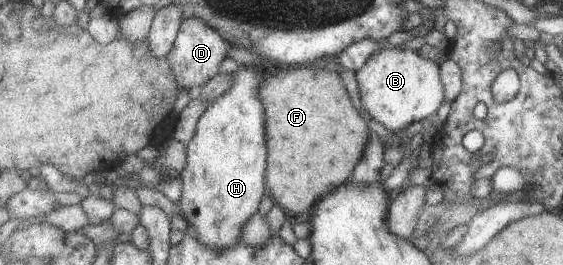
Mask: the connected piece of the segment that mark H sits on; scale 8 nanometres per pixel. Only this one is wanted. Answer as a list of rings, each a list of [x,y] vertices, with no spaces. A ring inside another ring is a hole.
[[[245,65],[233,74],[235,87],[207,109],[197,127],[197,133],[188,144],[189,161],[181,173],[183,193],[181,205],[185,207],[184,219],[189,233],[199,238],[207,247],[231,249],[239,247],[246,238],[247,223],[261,211],[261,201],[269,195],[267,173],[270,162],[270,147],[267,143],[268,109],[261,95],[264,76],[253,66]]]

